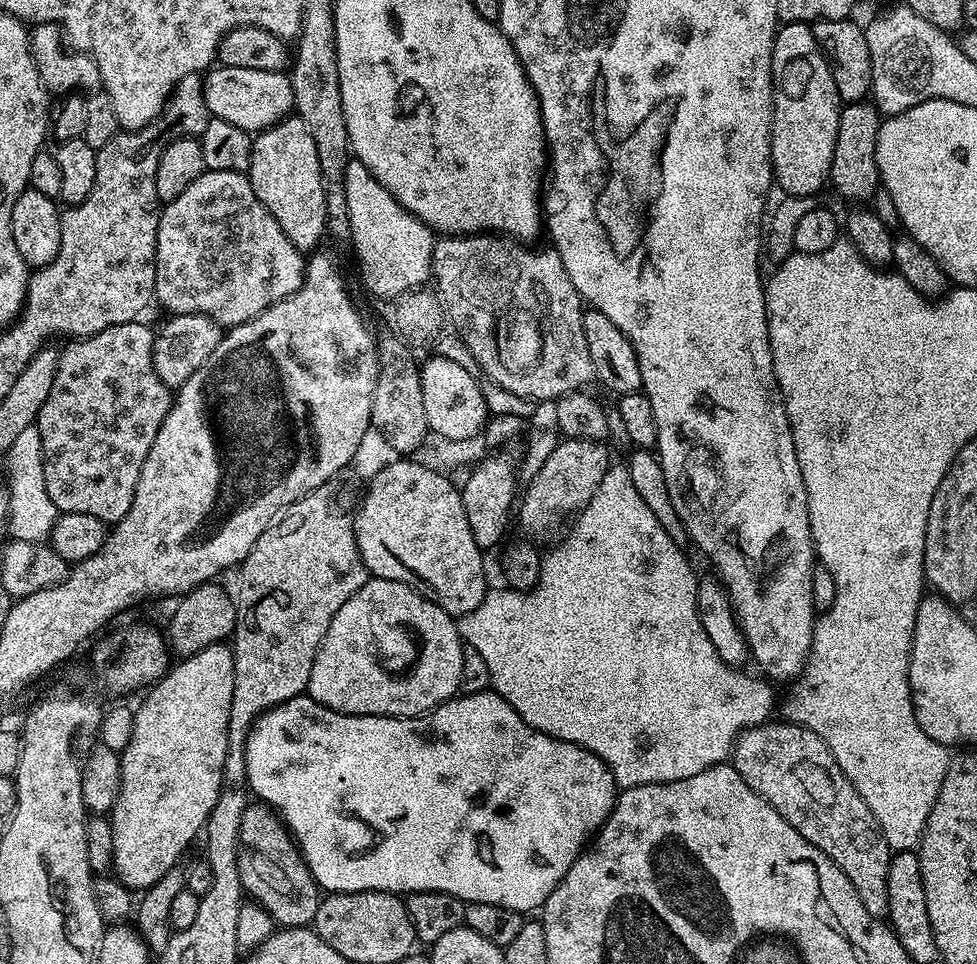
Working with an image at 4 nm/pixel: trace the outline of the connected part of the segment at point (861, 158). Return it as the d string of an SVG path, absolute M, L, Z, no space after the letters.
M848 102L840 109L838 138L834 142L834 158L830 162L828 179L844 200L870 202L876 188L881 187L880 171L876 165L876 135L881 123L881 113L871 103Z

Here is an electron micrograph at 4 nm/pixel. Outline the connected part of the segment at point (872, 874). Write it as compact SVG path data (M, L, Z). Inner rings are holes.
M771 722L745 728L732 745L730 763L806 842L822 850L850 878L850 886L858 890L858 898L862 898L862 904L872 916L887 917L886 878L893 853L870 806L862 802L862 794L854 790L850 778L842 774L834 754L830 754L830 746L814 730L803 723Z

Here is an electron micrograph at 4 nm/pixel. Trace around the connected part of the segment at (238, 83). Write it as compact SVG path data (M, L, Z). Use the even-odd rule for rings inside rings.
M213 67L207 73L204 93L208 111L215 119L234 122L234 126L253 134L280 123L293 111L296 102L291 75L254 68Z

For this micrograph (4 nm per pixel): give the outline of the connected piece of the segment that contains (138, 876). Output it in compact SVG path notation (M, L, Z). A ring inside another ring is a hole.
M221 642L211 644L208 648L196 652L193 656L185 656L180 660L181 664L173 663L168 671L164 673L161 680L147 689L144 701L140 708L135 709L134 730L130 734L130 742L126 742L124 751L119 753L120 757L120 789L116 795L116 801L110 813L110 823L114 834L114 850L112 854L111 867L116 870L116 876L121 885L129 890L145 890L154 886L167 871L181 863L180 855L192 844L196 835L201 835L208 823L208 816L214 810L214 806L220 800L222 789L225 787L224 763L228 753L228 723L230 722L230 710L234 698L234 658L231 647Z

